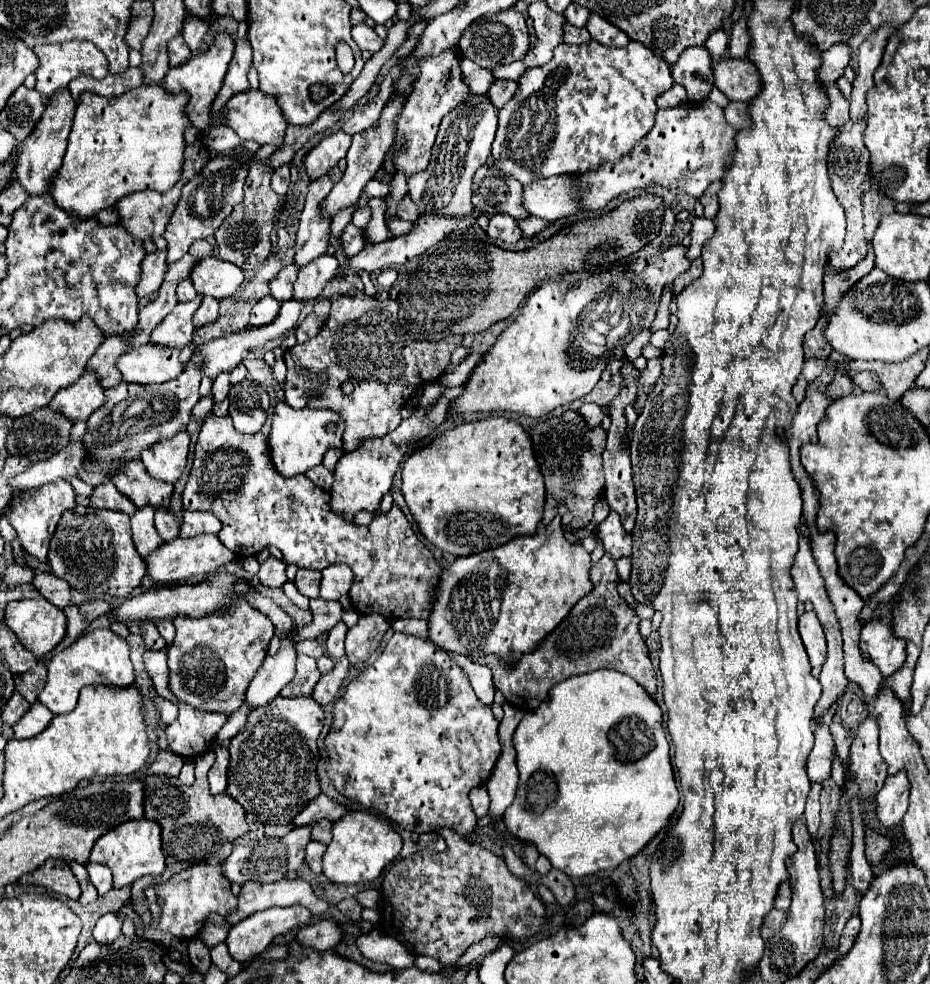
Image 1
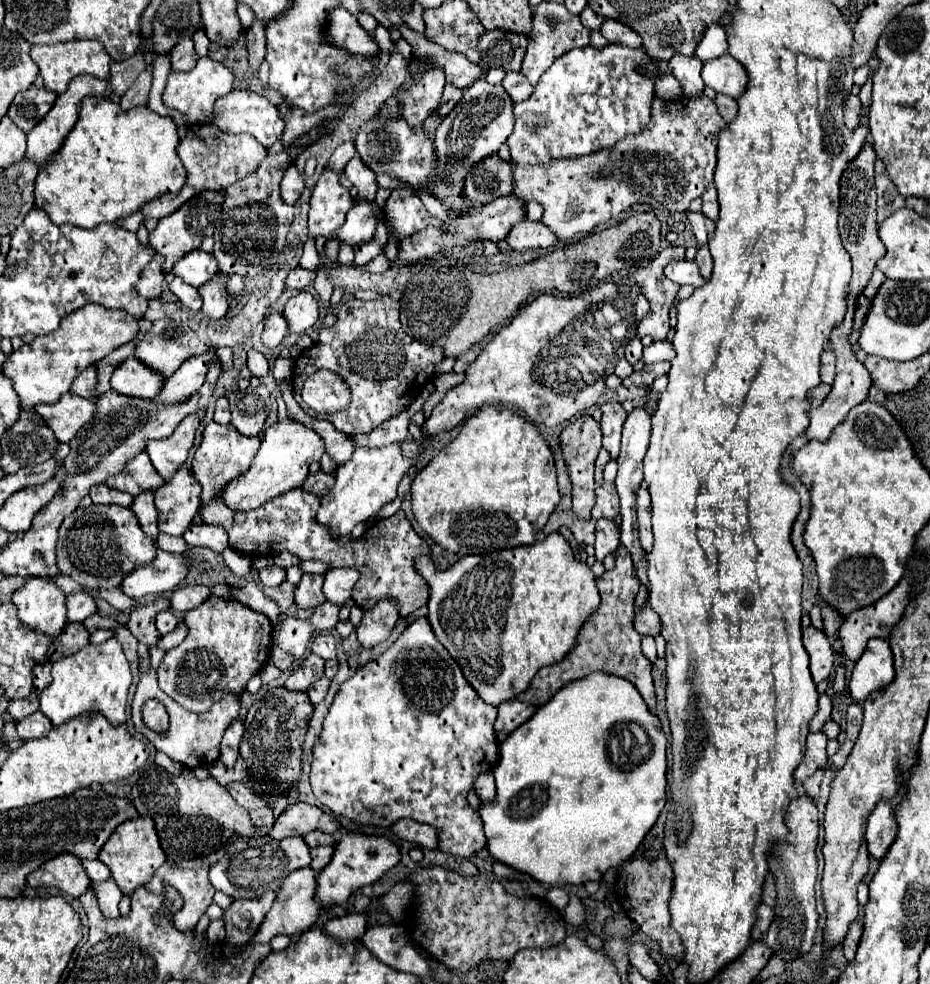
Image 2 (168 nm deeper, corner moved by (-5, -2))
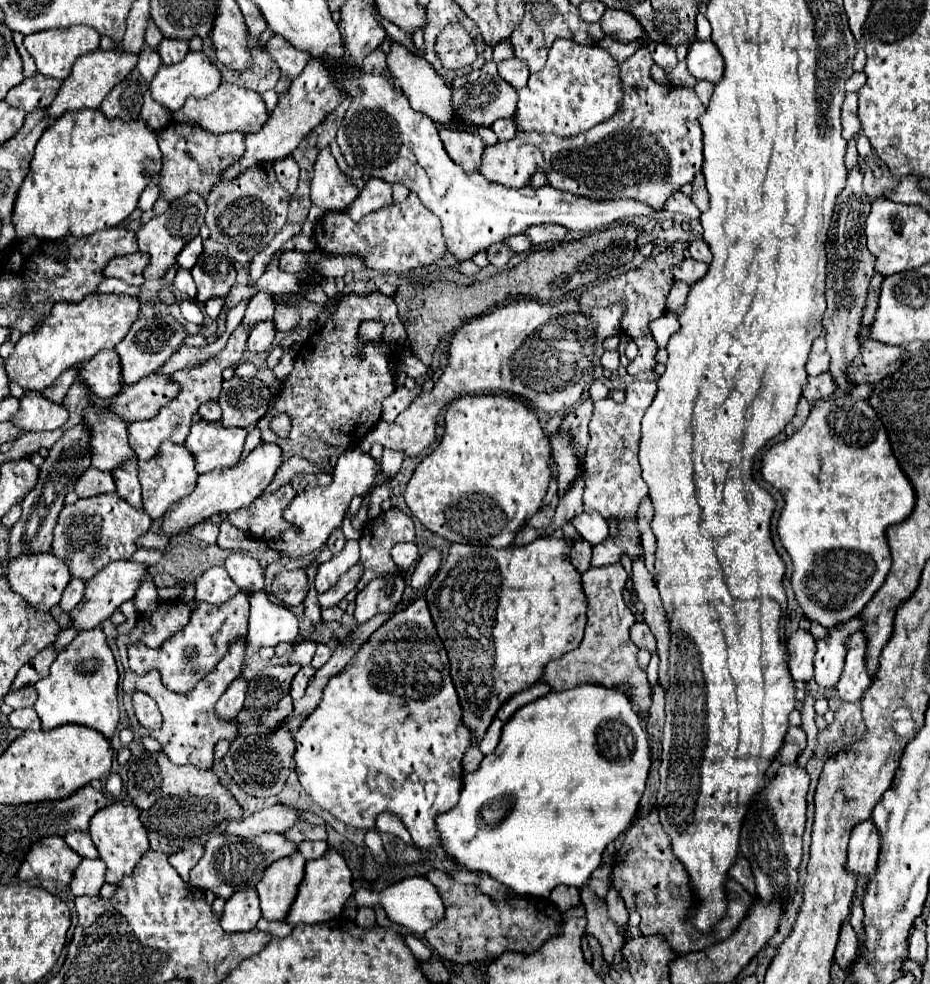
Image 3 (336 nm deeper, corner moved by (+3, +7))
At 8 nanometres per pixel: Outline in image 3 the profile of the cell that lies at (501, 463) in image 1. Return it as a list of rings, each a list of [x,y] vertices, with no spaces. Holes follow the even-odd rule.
[[[466,395],[460,397],[456,401],[450,403],[448,411],[446,411],[446,429],[444,429],[444,437],[440,441],[440,445],[422,459],[422,463],[416,467],[412,479],[406,485],[404,491],[404,499],[406,505],[410,507],[410,511],[414,513],[414,517],[430,531],[438,533],[440,537],[452,541],[452,543],[466,543],[466,545],[488,545],[488,547],[510,547],[516,533],[526,525],[526,521],[542,507],[548,483],[550,483],[550,439],[544,433],[544,429],[540,427],[540,421],[536,417],[536,413],[522,401],[512,399],[508,395]]]

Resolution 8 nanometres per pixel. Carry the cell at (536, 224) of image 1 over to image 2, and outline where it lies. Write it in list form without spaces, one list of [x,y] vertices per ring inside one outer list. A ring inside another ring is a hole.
[[[708,96],[700,98],[680,98],[680,100],[662,100],[654,98],[652,102],[652,118],[650,124],[638,136],[626,136],[610,150],[594,152],[592,156],[572,158],[572,160],[556,160],[548,168],[540,166],[516,166],[512,164],[513,193],[528,203],[528,198],[535,198],[544,206],[542,222],[552,228],[558,240],[568,240],[578,232],[590,232],[598,224],[606,224],[618,212],[630,208],[632,204],[646,202],[654,208],[668,210],[670,214],[676,210],[688,210],[688,204],[694,198],[700,198],[706,192],[706,186],[714,180],[716,168],[716,144],[720,132],[728,124],[720,116],[716,102]]]

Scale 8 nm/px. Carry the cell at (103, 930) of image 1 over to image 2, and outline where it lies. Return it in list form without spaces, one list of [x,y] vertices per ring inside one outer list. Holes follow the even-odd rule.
[[[106,880],[106,882],[100,882],[100,884],[90,884],[98,896],[98,904],[100,904],[100,910],[106,918],[118,918],[120,912],[118,912],[118,902],[122,900],[122,892],[120,888],[116,886],[114,880]]]

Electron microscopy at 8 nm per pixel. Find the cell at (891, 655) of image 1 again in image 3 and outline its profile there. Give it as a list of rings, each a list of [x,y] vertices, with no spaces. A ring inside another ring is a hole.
[[[862,631],[848,637],[848,655],[842,677],[836,685],[838,697],[848,703],[858,703],[862,693],[870,687],[870,675],[866,669],[866,637]]]

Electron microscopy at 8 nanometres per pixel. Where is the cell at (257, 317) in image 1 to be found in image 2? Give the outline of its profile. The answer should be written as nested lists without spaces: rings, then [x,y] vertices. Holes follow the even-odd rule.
[[[270,312],[264,318],[264,330],[262,330],[262,342],[268,348],[276,348],[282,344],[284,336],[288,332],[288,324],[284,320],[282,312]]]

